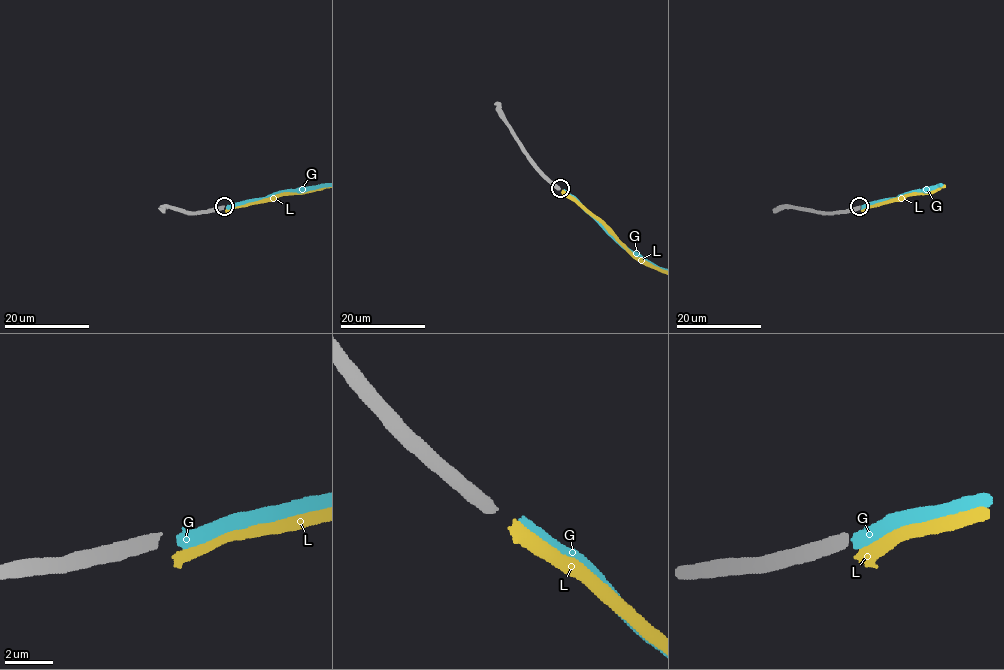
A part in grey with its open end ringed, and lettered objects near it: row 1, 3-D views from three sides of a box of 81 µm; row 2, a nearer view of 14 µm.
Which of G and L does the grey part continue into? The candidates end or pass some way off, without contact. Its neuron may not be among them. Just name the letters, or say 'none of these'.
G

